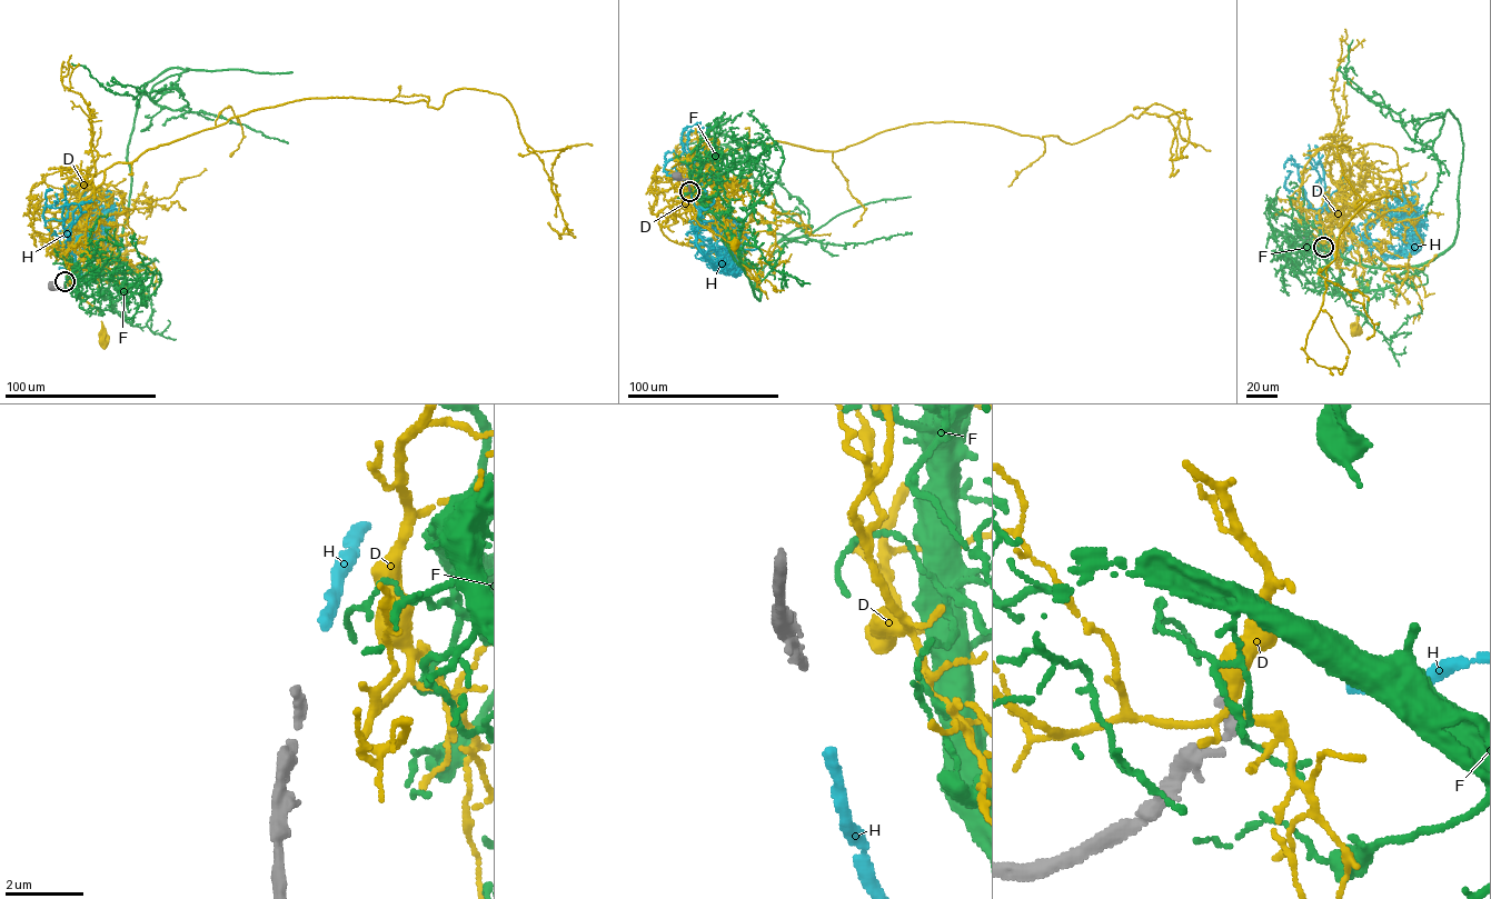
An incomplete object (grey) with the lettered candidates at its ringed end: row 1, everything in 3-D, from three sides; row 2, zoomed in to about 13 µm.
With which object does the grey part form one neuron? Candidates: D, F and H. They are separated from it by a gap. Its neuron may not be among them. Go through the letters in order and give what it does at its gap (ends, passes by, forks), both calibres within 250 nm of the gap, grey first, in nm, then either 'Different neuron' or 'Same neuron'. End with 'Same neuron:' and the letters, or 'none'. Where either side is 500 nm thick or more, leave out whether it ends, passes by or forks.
D: It forks there. Thickness 240 nm (grey) against 340 nm. Different neuron
F: It ends there. Thickness 240 nm (grey) against 130 nm. Different neuron
H: It ends there. Thickness 240 nm (grey) against 280 nm. Same neuron
Same neuron: H

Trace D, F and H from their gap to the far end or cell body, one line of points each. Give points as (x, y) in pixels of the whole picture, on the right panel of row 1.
D: (1322, 245), (1318, 211), (1331, 210), (1345, 217), (1345, 243), (1355, 259), (1355, 275), (1363, 297), (1355, 330)
F: (1321, 245), (1390, 268), (1428, 262), (1451, 245), (1463, 141), (1449, 110), (1435, 112), (1440, 173), (1425, 216)
H: (1328, 246), (1350, 248), (1334, 259), (1319, 227), (1316, 215), (1327, 200), (1323, 169), (1312, 165), (1309, 145)

